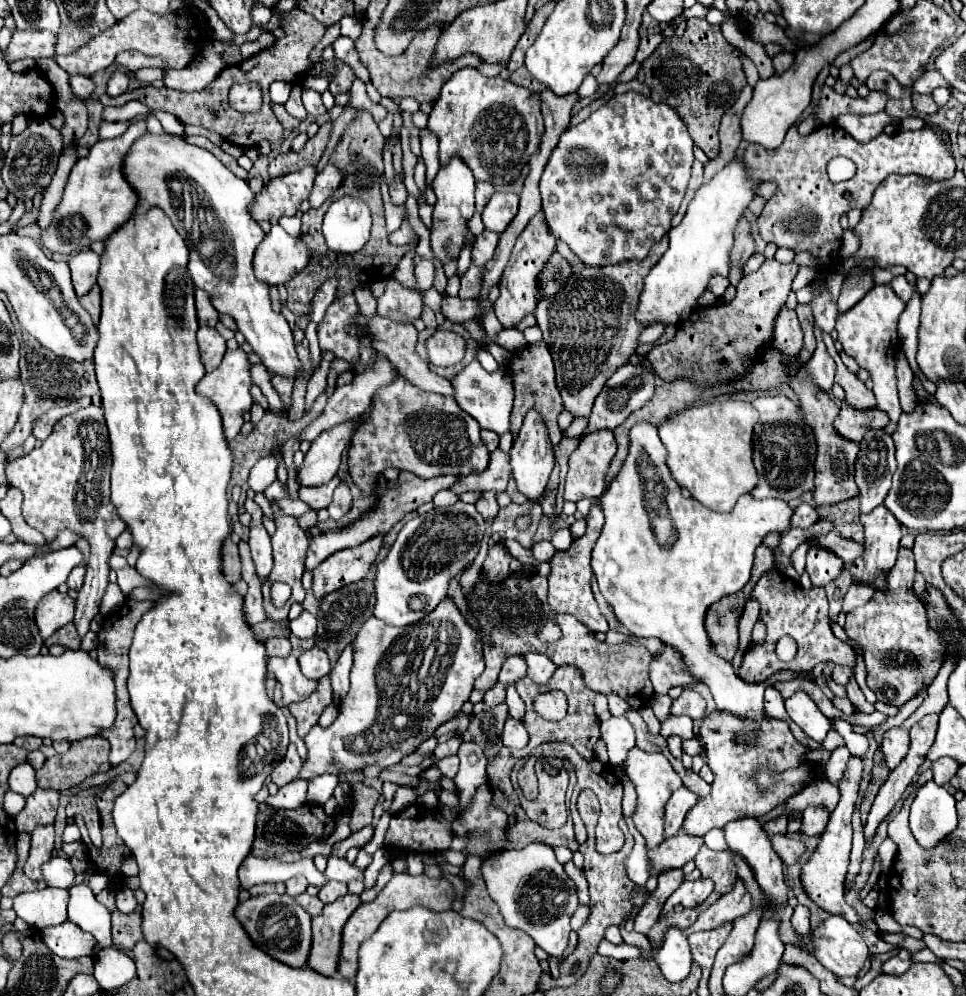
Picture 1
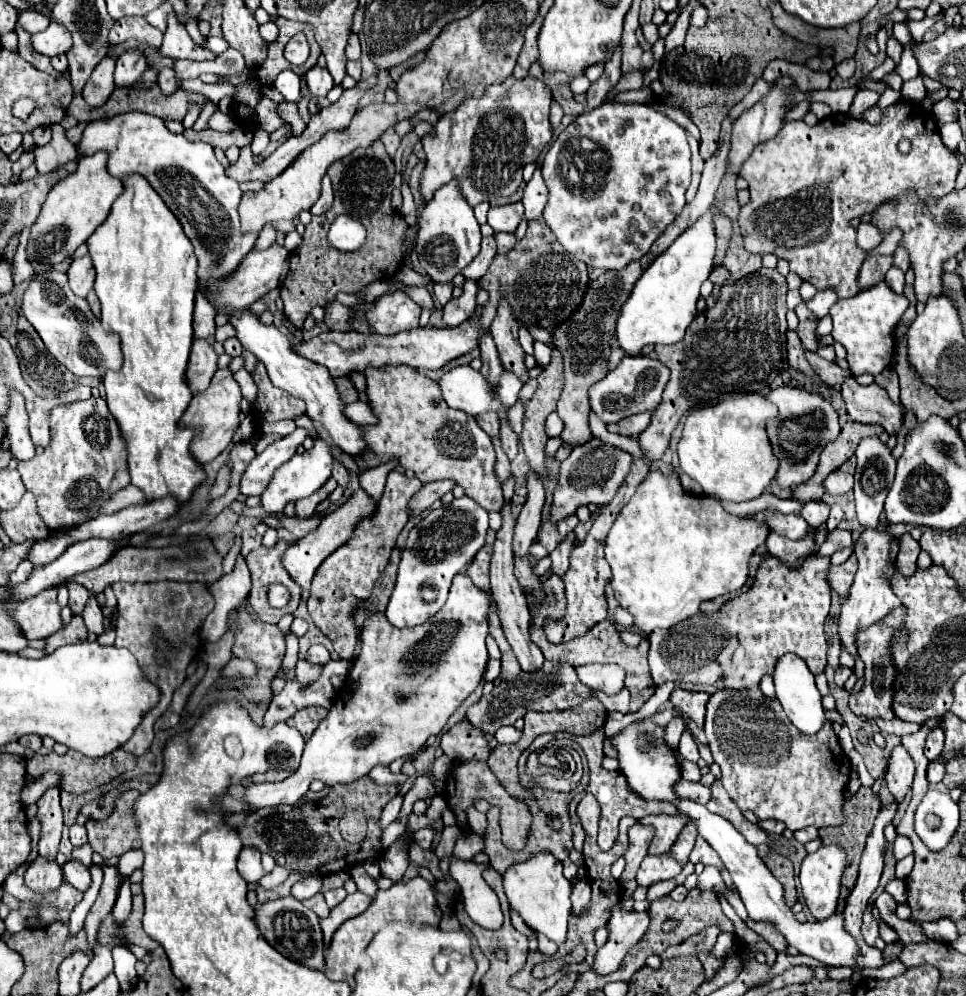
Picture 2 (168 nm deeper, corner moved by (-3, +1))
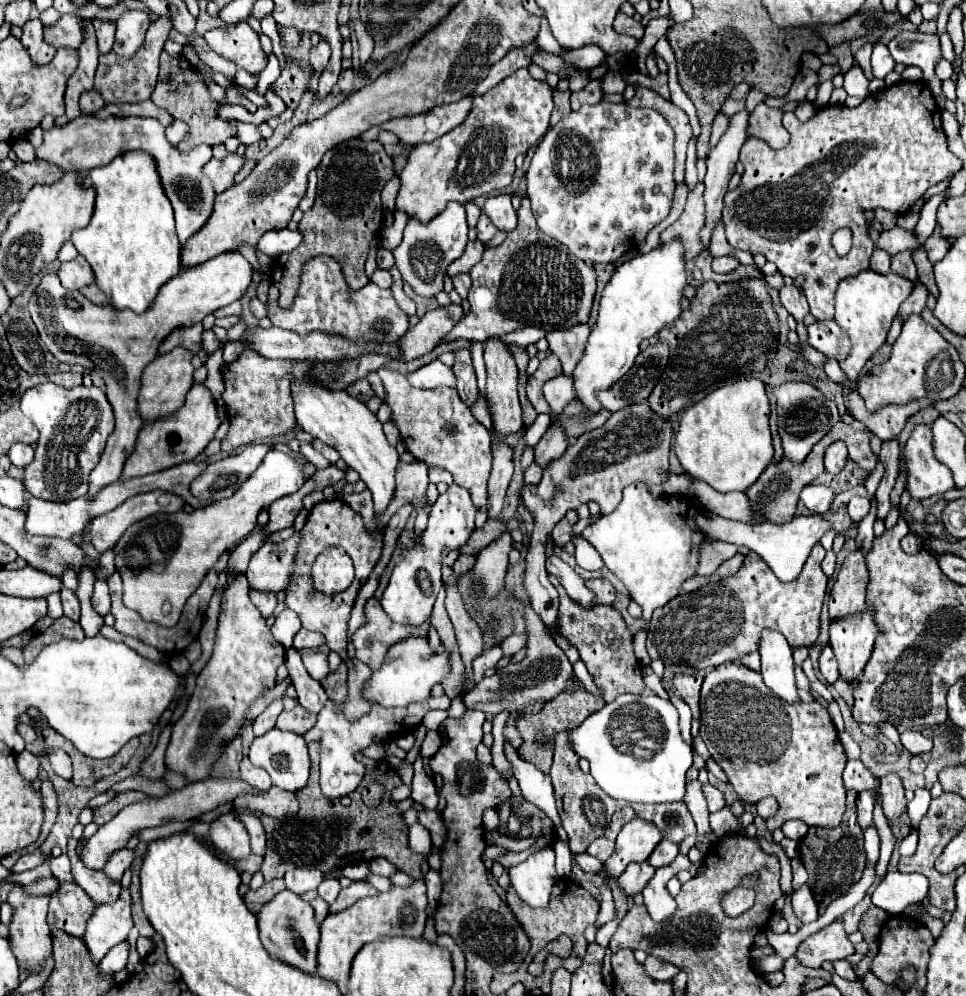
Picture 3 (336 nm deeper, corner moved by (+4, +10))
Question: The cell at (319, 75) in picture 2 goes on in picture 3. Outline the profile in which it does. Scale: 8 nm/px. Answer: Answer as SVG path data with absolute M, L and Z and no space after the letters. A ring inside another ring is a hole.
M323 40L319 42L319 46L311 48L309 64L311 64L311 68L313 68L315 74L321 74L321 72L323 72L323 68L325 68L327 62L329 62L329 56L331 56L331 50L329 50L327 42L323 42Z

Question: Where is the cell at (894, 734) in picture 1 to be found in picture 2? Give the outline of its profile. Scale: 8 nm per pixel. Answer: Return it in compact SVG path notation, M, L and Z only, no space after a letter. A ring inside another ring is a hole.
M902 745L894 747L890 763L888 763L888 771L886 771L886 783L888 783L888 789L890 789L892 797L898 803L902 803L906 793L910 791L912 777L914 777L912 757L908 755L908 751Z

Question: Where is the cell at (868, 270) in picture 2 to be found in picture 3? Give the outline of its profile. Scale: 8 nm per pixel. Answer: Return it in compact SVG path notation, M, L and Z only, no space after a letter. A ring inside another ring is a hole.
M895 226L891 230L881 232L879 240L875 242L875 248L885 250L889 256L895 256L903 250L915 248L915 232L909 232L909 230L903 230L903 228Z

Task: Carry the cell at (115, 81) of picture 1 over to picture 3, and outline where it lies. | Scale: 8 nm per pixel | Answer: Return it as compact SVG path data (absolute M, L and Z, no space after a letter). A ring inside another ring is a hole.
M127 12L117 20L117 34L113 52L119 58L131 58L131 54L137 54L137 50L143 46L145 32L149 28L151 20L143 12Z

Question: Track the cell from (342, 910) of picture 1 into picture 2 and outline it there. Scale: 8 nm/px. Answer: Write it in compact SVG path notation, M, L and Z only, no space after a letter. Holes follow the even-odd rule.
M358 891L358 893L354 893L354 895L348 895L340 905L336 905L326 919L320 919L326 947L328 947L330 939L332 939L332 935L334 935L334 931L336 931L344 921L348 921L348 919L364 913L364 911L370 907L370 903L372 903L372 899L370 899L368 895L364 895L364 893Z

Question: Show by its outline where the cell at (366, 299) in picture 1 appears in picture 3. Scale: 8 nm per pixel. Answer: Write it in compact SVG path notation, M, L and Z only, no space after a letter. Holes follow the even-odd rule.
M381 366L377 374L383 380L387 398L385 404L391 410L391 422L397 426L399 436L415 460L429 468L443 468L453 474L455 484L469 490L477 508L487 504L487 478L491 474L491 434L475 420L471 410L463 406L457 390L435 388L417 390L409 386L407 376Z

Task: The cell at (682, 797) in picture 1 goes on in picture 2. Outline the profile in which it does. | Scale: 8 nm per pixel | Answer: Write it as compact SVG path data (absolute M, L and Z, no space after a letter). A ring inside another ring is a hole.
M648 815L644 819L638 819L640 825L654 827L654 837L648 843L648 855L664 855L670 851L674 841L678 839L682 827L688 823L686 815Z

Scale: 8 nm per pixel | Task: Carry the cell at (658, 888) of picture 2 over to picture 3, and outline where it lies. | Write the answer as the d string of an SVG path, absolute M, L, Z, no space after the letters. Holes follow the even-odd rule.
M678 854L673 864L667 868L659 868L649 884L643 888L643 898L649 916L655 922L663 922L671 918L677 909L675 899L669 894L665 884L680 870L687 870L693 877L705 872L703 862L691 863L686 855Z

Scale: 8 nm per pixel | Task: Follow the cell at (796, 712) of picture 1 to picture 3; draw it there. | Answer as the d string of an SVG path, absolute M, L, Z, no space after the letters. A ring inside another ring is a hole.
M765 630L761 634L759 654L761 654L761 676L765 684L785 702L789 704L801 702L799 688L795 682L793 650L791 646L787 646L783 634Z

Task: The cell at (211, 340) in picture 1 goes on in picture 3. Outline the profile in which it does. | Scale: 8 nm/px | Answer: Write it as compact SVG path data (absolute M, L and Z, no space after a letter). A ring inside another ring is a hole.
M179 346L163 356L157 356L149 366L147 370L143 372L143 380L141 380L141 392L139 392L139 414L147 420L147 422L153 422L157 420L159 416L167 416L175 410L179 410L185 402L185 396L187 392L191 390L193 386L193 374L195 374L195 368L193 368L193 354Z

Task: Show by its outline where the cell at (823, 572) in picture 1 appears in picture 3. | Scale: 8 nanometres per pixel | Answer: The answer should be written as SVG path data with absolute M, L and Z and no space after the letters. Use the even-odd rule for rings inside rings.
M861 550L849 552L841 564L837 580L831 588L829 616L839 618L845 614L861 612L863 604L865 604L867 582L869 582L869 576L867 576L867 568L865 568Z

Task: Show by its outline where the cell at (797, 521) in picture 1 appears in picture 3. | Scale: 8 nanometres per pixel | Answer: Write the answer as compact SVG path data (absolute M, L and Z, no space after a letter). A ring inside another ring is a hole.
M805 486L801 492L801 502L815 514L825 514L831 506L833 500L833 490L829 486Z

